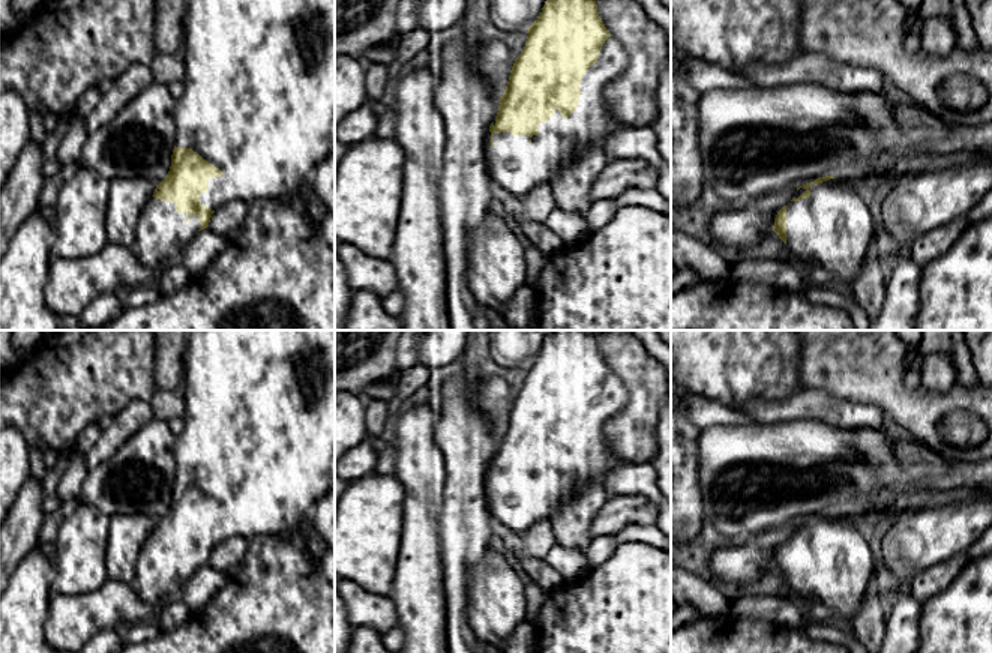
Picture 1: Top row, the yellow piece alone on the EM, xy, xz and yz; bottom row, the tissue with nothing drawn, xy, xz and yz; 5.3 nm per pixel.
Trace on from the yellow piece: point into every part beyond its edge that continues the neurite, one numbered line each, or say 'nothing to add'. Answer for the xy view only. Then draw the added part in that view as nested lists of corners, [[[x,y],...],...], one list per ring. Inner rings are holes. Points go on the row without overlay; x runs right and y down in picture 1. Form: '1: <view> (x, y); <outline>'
1: xy (258, 440); [[[189,330],[185,351],[183,377],[186,410],[185,428],[174,443],[176,483],[197,488],[209,500],[219,504],[221,513],[210,513],[200,539],[218,546],[227,539],[242,536],[278,534],[294,528],[312,506],[335,488],[335,330]]]

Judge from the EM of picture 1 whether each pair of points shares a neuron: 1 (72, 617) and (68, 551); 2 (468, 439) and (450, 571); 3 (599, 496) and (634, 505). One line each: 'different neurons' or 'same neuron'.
1: different neurons
2: same neuron
3: different neurons

